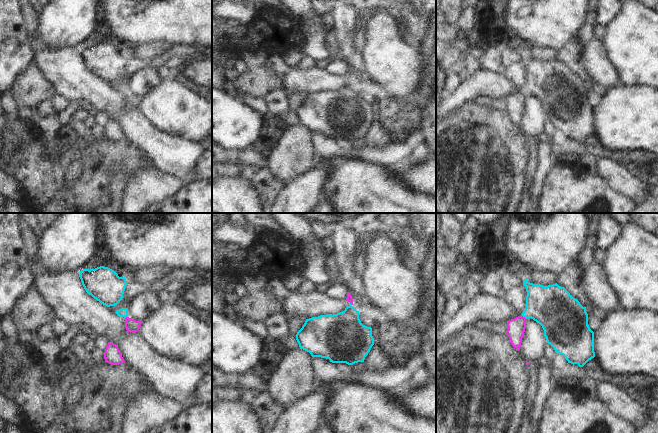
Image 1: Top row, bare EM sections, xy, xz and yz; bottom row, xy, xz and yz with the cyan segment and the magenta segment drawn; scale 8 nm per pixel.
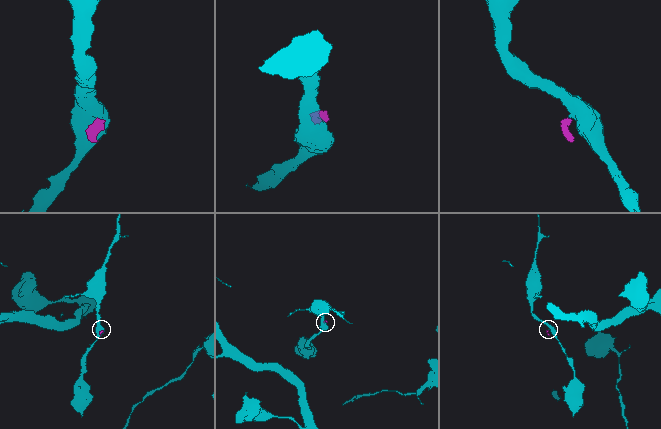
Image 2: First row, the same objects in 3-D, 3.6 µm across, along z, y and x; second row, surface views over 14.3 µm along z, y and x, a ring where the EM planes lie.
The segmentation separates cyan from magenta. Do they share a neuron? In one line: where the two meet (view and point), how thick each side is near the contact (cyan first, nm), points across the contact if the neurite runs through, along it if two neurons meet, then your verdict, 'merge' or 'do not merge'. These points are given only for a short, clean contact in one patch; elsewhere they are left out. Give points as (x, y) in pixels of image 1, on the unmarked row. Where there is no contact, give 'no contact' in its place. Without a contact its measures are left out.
yz (524, 92) | 340/140 nm | across yz (552, 82), (540, 82), (524, 92), (516, 103) | merge

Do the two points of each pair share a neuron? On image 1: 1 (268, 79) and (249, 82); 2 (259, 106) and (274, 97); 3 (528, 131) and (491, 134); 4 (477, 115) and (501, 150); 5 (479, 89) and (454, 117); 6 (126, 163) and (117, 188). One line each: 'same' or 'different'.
1: same
2: different
3: different
4: same
5: different
6: different

